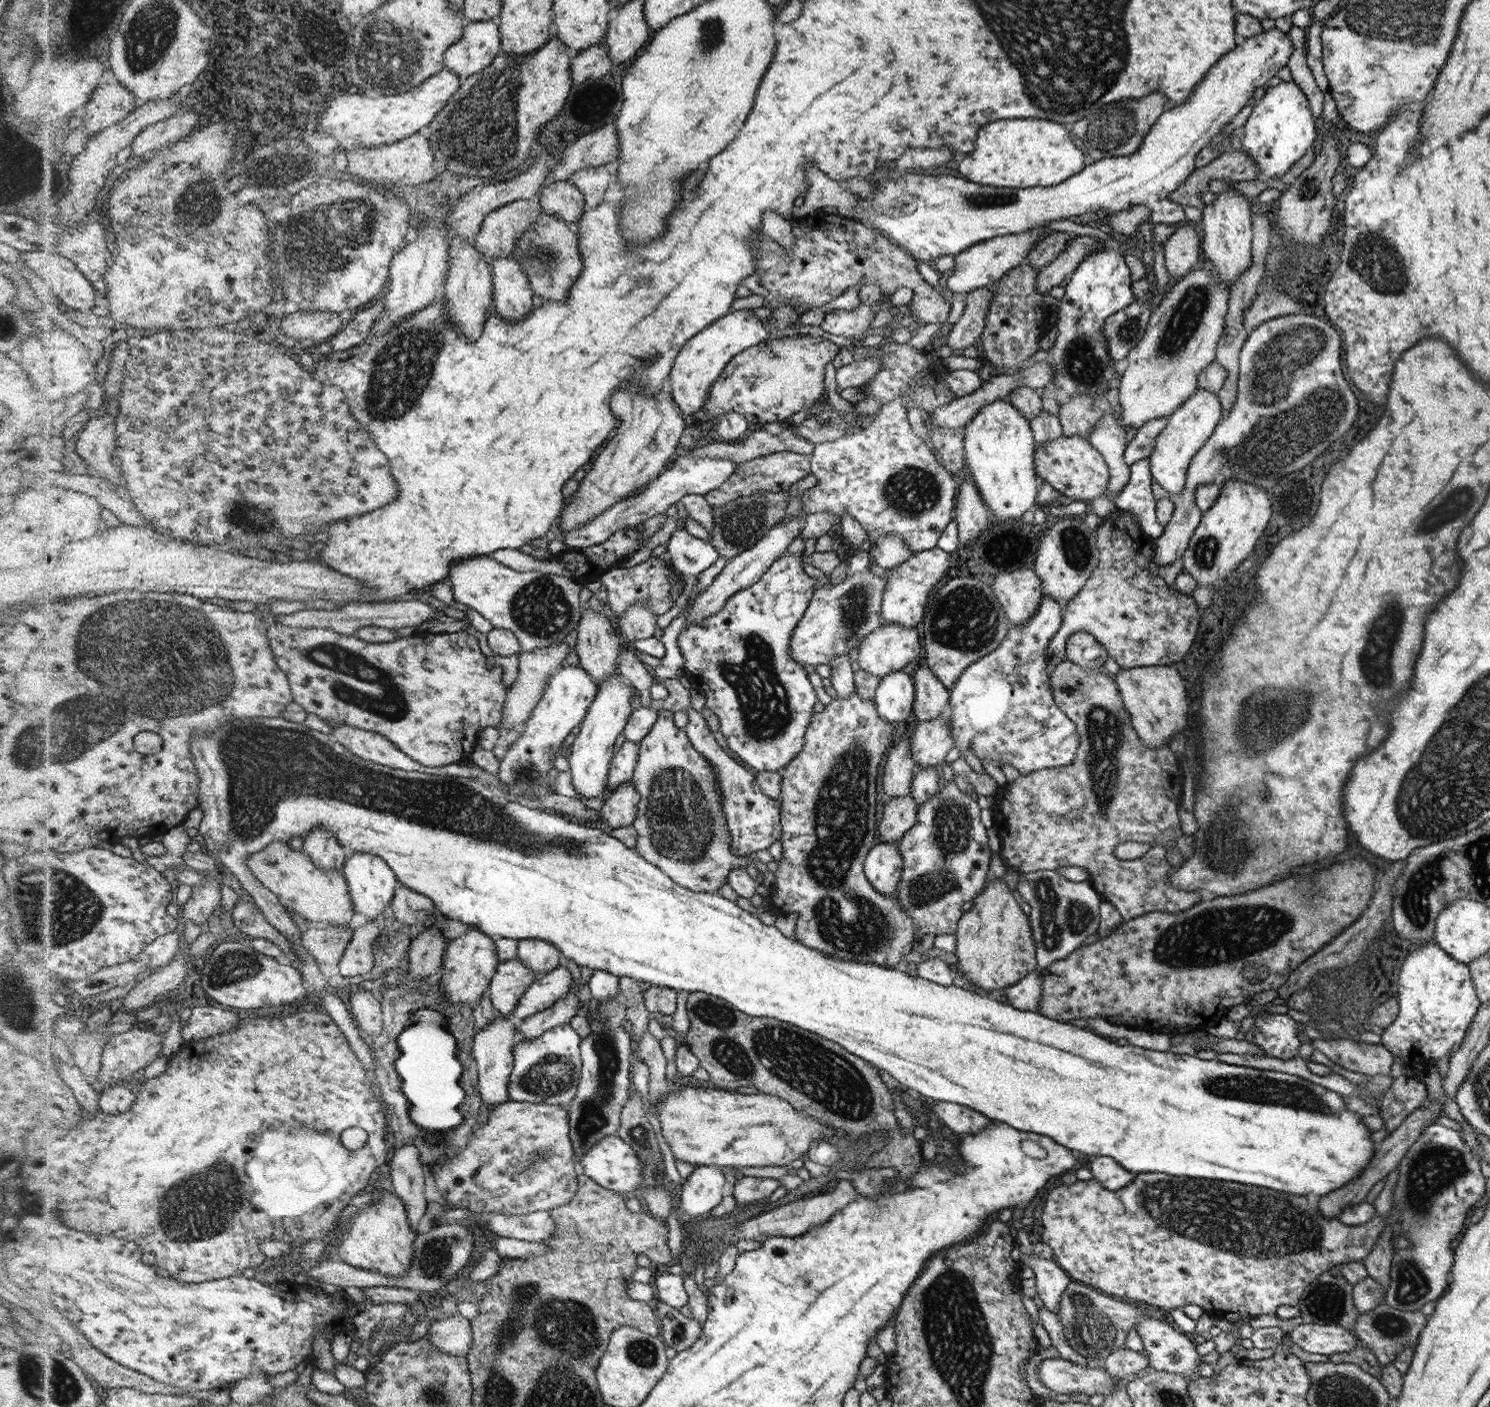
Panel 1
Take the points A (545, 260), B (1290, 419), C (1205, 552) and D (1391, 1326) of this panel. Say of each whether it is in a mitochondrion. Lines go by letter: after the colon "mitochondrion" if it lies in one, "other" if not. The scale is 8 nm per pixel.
A: mitochondrion
B: mitochondrion
C: mitochondrion
D: mitochondrion

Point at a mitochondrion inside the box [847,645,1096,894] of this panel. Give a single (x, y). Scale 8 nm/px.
(1074, 689)

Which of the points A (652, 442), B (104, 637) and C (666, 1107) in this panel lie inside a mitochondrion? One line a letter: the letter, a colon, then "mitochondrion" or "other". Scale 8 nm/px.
A: mitochondrion
B: mitochondrion
C: other

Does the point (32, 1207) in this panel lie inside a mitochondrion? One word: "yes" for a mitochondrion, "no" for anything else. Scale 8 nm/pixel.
no

